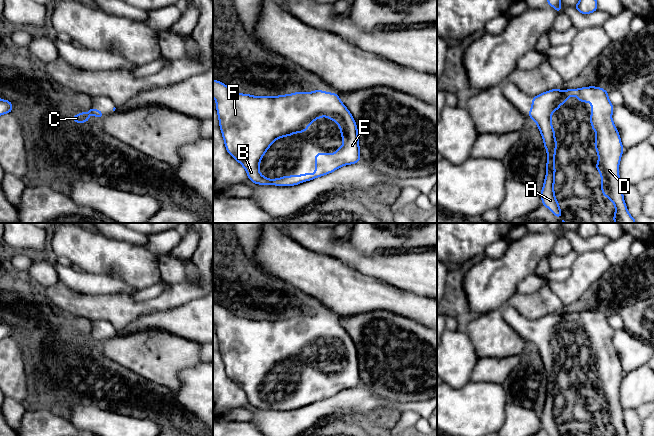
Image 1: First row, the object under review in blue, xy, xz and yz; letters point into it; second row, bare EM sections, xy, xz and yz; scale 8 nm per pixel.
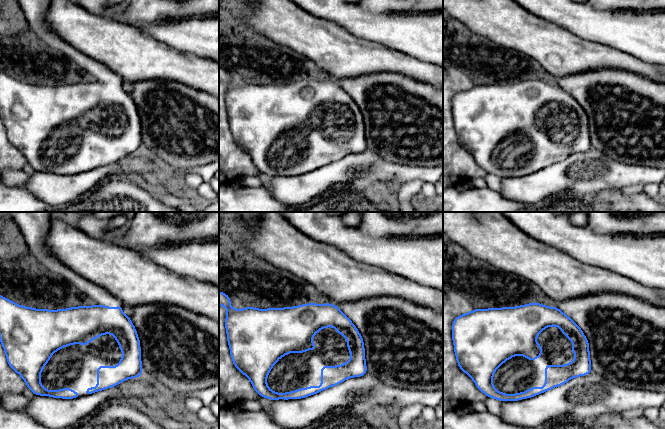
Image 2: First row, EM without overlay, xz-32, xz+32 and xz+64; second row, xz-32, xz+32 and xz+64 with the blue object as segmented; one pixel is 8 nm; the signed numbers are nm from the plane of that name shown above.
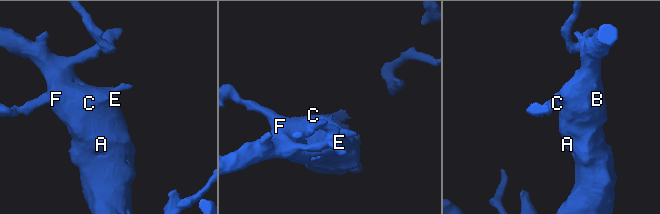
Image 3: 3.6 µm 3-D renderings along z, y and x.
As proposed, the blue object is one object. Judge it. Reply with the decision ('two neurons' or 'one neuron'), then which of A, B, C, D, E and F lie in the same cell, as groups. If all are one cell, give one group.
one neuron | A B C D E F

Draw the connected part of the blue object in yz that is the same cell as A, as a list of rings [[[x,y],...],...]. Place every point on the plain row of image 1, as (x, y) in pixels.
[[[594,310],[579,313],[552,313],[532,321],[529,342],[537,348],[547,375],[546,400],[543,413],[540,416],[542,428],[551,436],[561,436],[559,426],[555,422],[555,378],[558,367],[551,346],[552,338],[568,325],[570,320],[576,320],[581,327],[591,327],[590,347],[596,357],[594,369],[598,378],[595,392],[601,399],[601,414],[603,420],[609,422],[615,436],[628,436],[623,421],[623,409],[619,400],[619,388],[623,378],[623,370],[619,356],[612,344],[614,330],[609,324],[605,313]]]

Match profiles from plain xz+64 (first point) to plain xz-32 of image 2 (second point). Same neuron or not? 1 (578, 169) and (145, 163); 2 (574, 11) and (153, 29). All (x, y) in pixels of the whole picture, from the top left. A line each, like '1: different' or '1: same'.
1: same
2: same

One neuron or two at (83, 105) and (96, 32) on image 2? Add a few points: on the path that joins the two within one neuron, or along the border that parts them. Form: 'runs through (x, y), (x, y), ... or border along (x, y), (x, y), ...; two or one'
border along (71, 45), (98, 60), (111, 70); two

